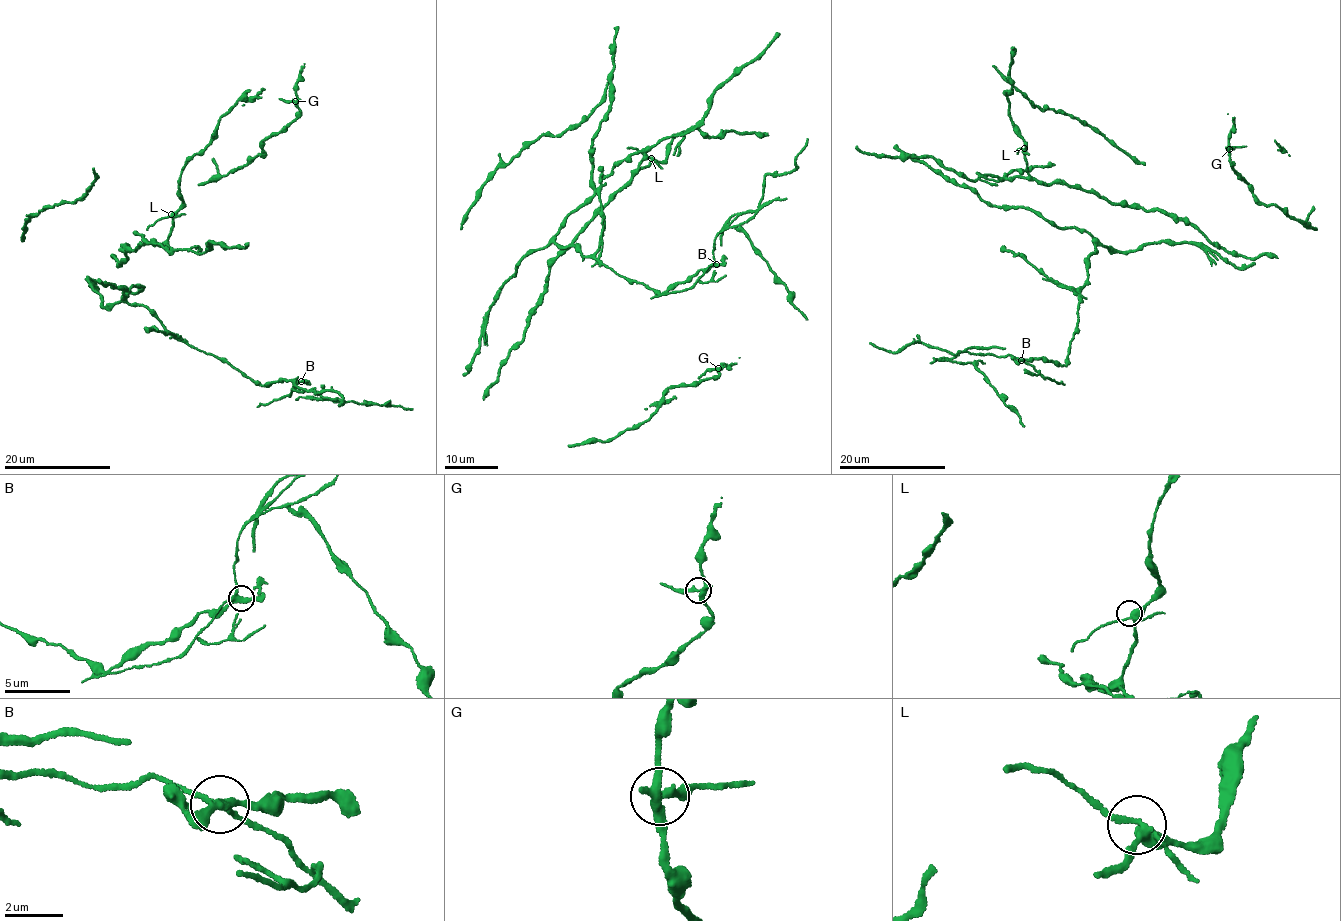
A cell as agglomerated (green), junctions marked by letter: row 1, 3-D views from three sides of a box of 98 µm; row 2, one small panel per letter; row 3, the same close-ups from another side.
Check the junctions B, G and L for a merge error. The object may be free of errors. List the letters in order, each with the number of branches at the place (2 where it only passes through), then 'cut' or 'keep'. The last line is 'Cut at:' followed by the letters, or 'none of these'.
B: 4 branches meet; cut
G: 4 branches meet; keep
L: 4 branches meet; keep
Cut at: B

